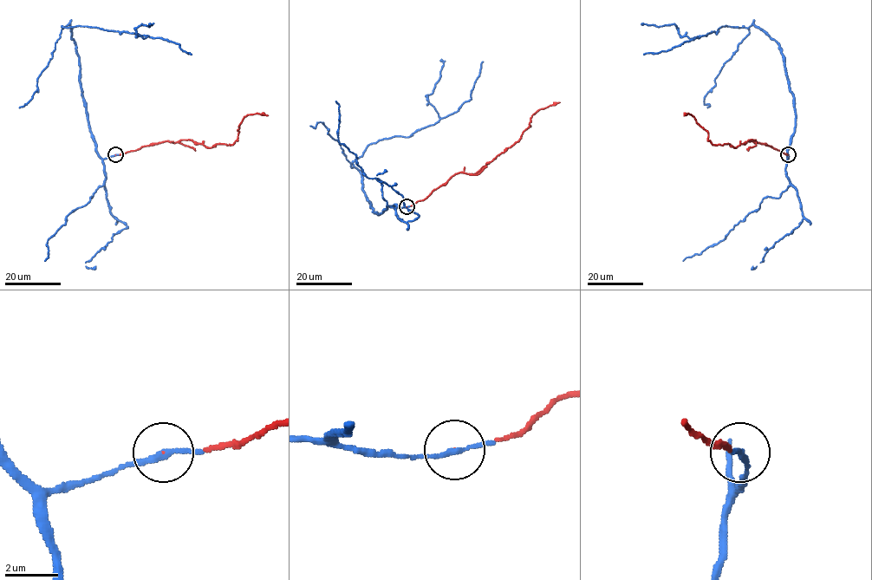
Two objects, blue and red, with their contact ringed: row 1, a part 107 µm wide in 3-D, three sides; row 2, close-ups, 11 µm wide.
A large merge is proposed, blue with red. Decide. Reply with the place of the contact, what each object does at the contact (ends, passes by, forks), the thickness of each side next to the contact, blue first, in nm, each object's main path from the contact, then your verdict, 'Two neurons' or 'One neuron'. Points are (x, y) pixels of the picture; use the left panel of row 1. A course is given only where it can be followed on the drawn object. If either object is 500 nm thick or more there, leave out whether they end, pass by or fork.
Place: (115, 154). At the ring blue passes by. At the ring red ends. Thickness 200 nm (blue) against 20 nm. Course of blue: (115, 154), (103, 159), (97, 150), (75, 42), (71, 27), (61, 28), (148, 35), (171, 41), (191, 55). Course of red: (115, 154), (165, 141), (191, 140), (208, 147), (231, 145), (237, 140), (238, 125), (245, 116), (268, 115). One neuron

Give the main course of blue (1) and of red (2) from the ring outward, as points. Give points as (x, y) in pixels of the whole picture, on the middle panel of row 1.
1: (406, 207), (374, 212), (353, 163), (370, 144), (408, 137), (454, 113), (471, 98), (483, 61)
2: (406, 207), (423, 200), (456, 173), (476, 173), (521, 137), (530, 127), (530, 118), (536, 111), (560, 102)

